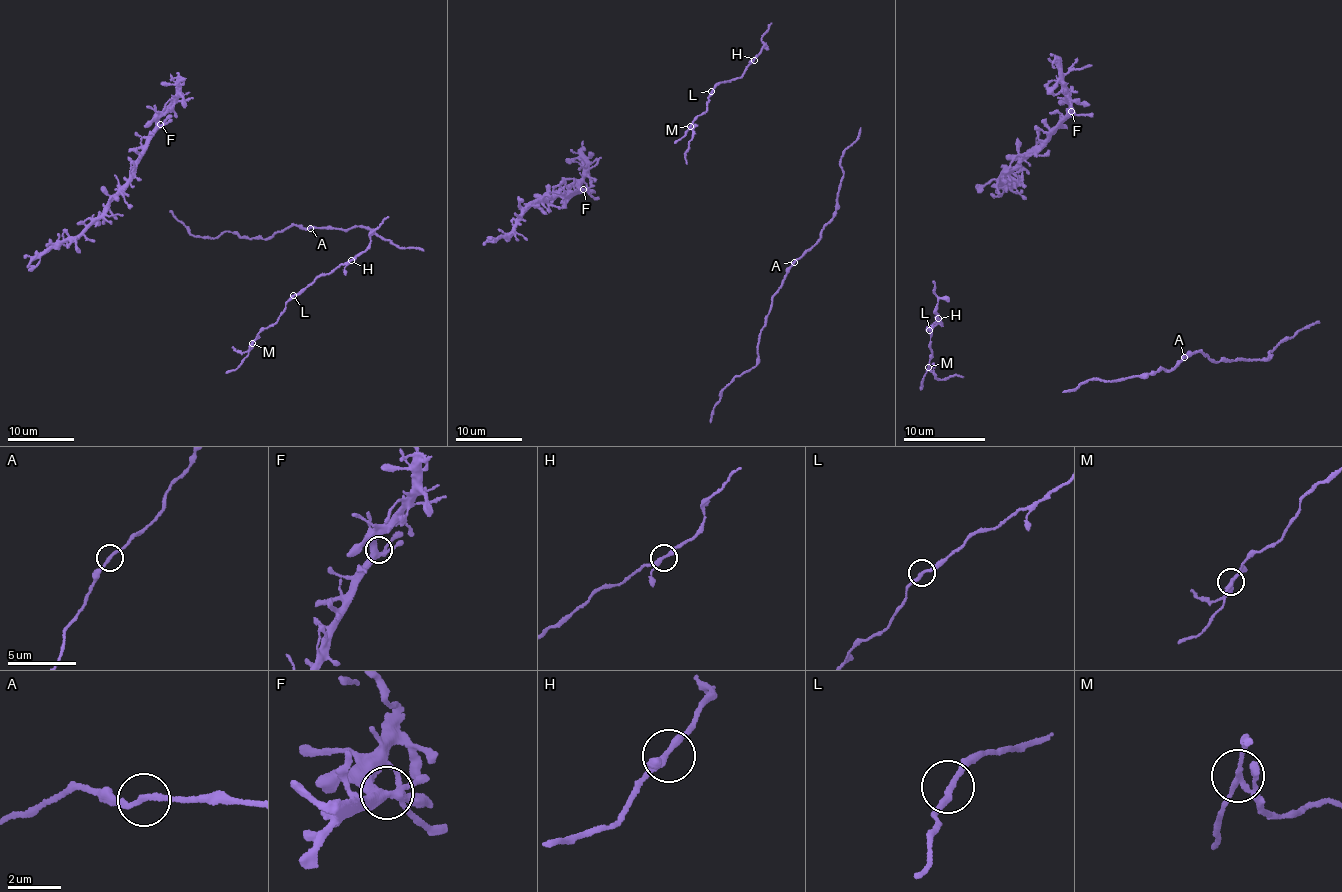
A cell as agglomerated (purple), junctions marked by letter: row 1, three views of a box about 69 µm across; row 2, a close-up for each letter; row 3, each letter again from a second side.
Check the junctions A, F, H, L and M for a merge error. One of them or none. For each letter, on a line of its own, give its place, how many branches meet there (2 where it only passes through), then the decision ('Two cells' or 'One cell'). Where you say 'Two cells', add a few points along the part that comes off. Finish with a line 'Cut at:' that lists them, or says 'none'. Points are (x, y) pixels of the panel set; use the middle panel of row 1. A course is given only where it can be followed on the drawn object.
A: Place: (794, 262). Branches: 2. One cell
F: Place: (583, 189). Branches: 4. One cell
H: Place: (754, 60). Branches: 3. One cell
L: Place: (711, 91). Branches: 2. One cell
M: Place: (690, 126). Branches: 4. Two cells. Course of the part to remove: (690, 126), (693, 133), (685, 154), (687, 164)
Cut at: M

